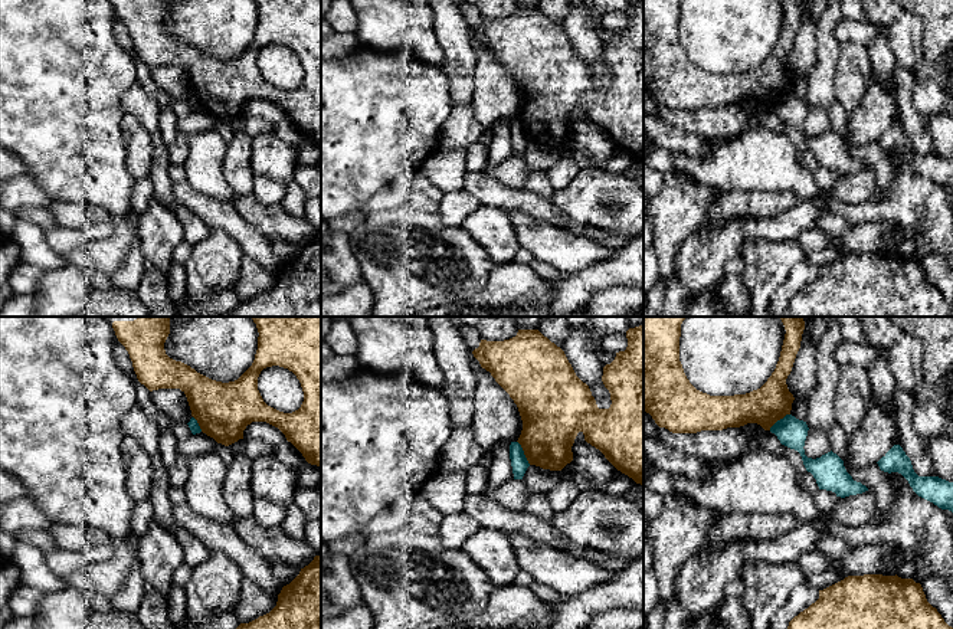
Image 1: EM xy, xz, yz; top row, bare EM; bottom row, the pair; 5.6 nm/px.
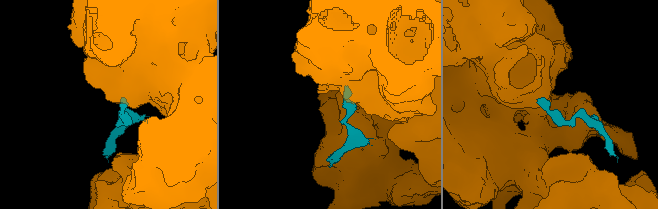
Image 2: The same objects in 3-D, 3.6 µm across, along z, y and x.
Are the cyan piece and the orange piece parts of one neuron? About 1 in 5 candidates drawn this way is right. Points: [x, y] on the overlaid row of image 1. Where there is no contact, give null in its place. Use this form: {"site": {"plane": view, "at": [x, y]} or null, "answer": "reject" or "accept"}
{"site": {"plane": "xz", "at": [523, 452]}, "answer": "reject"}

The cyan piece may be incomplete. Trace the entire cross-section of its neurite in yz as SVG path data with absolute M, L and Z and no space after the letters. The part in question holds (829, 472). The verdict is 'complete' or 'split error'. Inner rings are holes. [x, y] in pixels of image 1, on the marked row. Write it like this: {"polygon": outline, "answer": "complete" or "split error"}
{"polygon": "M786 415L770 427L782 445L800 453L806 471L813 475L819 489L832 491L841 498L868 491L865 485L852 479L844 461L832 451L816 459L808 458L803 449L808 430L806 422L792 415Z", "answer": "complete"}

